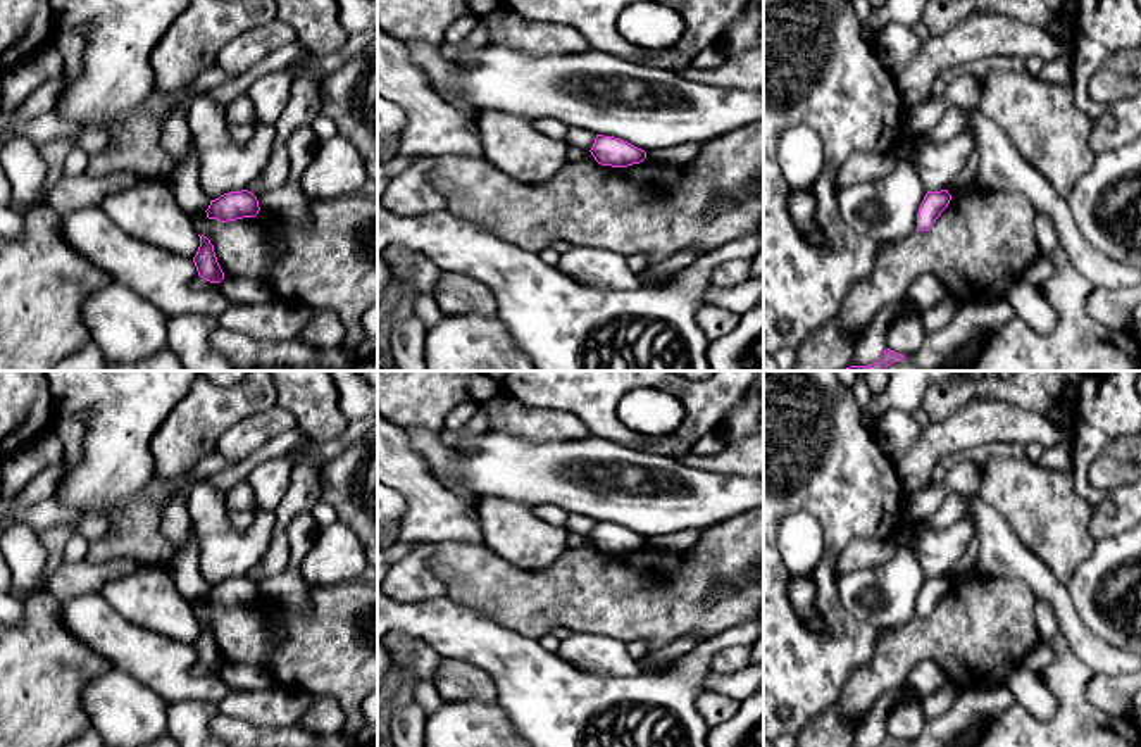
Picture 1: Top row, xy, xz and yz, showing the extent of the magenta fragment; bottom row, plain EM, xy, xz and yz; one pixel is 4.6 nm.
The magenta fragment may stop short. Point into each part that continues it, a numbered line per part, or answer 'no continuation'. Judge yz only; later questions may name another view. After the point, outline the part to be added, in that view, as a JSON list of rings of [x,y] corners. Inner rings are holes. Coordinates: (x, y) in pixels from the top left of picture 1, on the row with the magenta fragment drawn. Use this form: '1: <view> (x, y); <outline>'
no continuation

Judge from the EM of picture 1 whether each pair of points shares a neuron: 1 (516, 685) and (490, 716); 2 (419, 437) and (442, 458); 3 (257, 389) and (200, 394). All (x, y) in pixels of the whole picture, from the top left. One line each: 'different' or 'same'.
1: different
2: same
3: same

